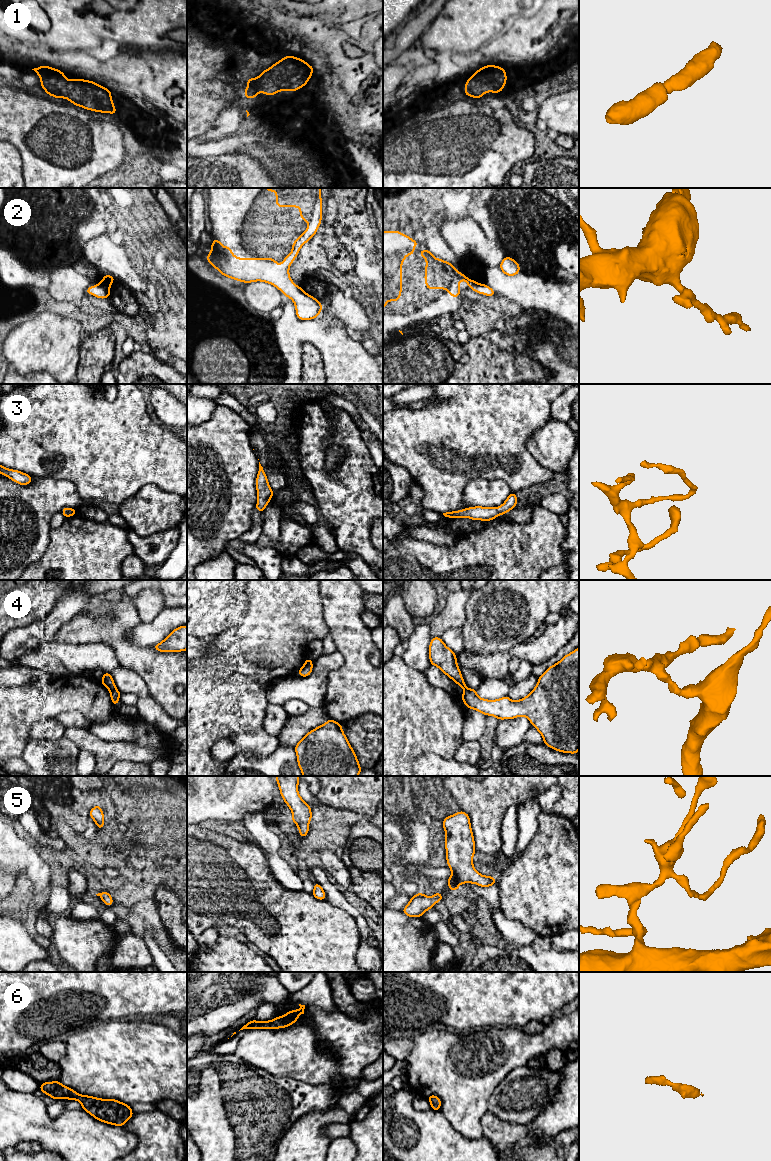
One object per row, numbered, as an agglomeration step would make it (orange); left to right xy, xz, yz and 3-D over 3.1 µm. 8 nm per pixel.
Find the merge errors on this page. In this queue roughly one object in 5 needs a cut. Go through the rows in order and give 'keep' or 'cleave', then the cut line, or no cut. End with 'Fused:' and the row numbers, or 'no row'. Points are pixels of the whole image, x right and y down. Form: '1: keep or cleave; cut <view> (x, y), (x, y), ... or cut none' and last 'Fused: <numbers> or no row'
1: keep; cut none
2: keep; cut none
3: keep; cut none
4: cleave; cut xy (115, 688), (110, 691)
5: keep; cut none
6: keep; cut none
Fused: 4

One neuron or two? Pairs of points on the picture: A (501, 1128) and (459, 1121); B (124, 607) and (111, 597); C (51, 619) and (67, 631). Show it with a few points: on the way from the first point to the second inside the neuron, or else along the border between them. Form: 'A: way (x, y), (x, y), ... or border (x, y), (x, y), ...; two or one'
A: border (487, 1111), (481, 1119), (481, 1135); two
B: border (125, 598), (115, 602), (103, 602), (94, 607); two
C: border (79, 612), (66, 622), (49, 640); two

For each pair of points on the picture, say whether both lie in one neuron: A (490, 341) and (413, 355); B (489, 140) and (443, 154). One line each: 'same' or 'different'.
A: same
B: same

